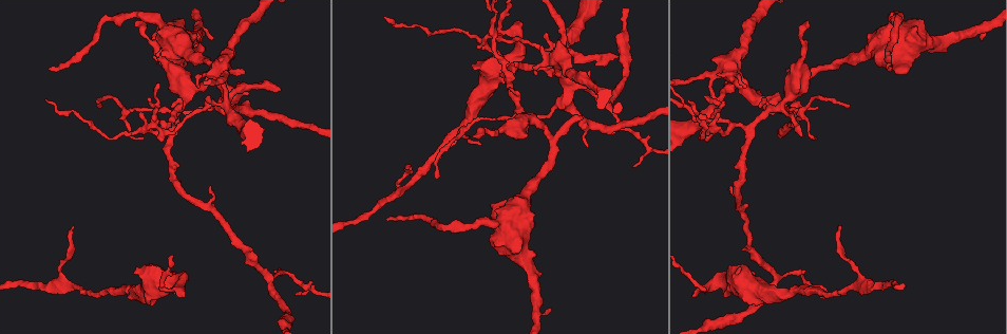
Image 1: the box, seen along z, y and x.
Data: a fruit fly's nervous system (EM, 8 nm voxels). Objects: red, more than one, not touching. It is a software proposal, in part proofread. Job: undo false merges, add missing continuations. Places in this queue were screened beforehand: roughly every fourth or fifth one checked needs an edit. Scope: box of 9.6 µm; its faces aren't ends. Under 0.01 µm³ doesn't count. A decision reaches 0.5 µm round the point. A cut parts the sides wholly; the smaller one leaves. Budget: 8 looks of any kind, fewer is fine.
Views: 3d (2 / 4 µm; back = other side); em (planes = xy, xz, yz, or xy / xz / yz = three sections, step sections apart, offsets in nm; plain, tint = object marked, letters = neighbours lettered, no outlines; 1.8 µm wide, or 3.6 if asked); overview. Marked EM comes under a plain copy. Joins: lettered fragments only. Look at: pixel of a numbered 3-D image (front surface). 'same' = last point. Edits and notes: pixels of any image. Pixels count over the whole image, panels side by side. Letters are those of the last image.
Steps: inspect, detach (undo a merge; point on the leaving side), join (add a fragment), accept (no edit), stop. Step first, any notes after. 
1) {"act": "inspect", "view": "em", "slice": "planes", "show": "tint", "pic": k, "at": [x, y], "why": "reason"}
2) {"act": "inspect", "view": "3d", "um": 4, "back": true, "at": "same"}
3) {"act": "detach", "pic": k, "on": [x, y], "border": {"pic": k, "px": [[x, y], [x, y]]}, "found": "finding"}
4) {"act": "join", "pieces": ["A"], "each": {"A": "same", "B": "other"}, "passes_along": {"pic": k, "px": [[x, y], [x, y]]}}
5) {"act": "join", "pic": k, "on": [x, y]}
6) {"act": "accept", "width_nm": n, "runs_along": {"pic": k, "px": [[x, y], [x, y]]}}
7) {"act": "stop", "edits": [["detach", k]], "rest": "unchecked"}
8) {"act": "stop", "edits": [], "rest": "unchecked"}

{"act": "inspect", "view": "em", "slice": "planes", "show": "letters", "pic": 1, "at": [183, 294], "why": "free end"}

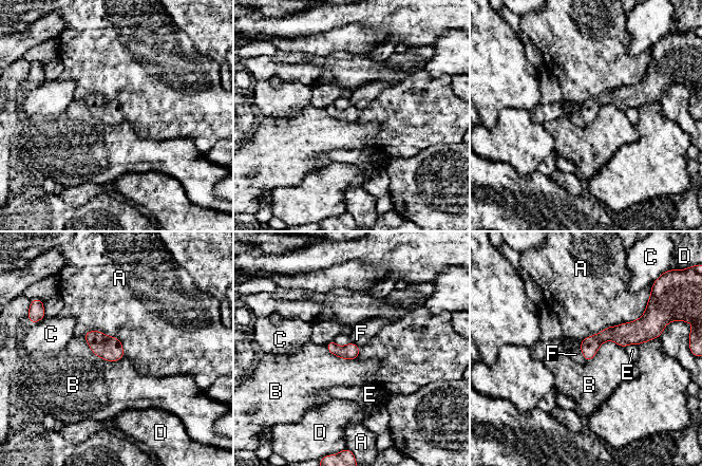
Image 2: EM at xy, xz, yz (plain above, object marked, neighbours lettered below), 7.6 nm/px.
{"act": "join", "pieces": ["F"], "each": {"A": "other", "B": "other", "C": "other", "D": "other", "E": "other", "F": "same"}, "passes_along": {"pic": 2, "px": [[589, 347], [581, 350], [575, 354]]}, "found": "the neuron continues"}

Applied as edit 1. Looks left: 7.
{"act": "inspect", "view": "overview", "why": "redraw"}

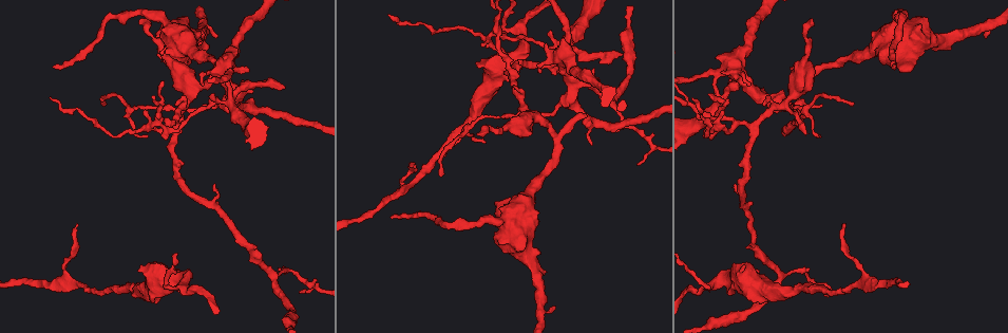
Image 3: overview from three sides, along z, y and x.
{"act": "inspect", "view": "em", "slice": "xy", "step": 8, "show": "letters", "pic": 3, "at": [733, 69], "why": "a narrow waist"}

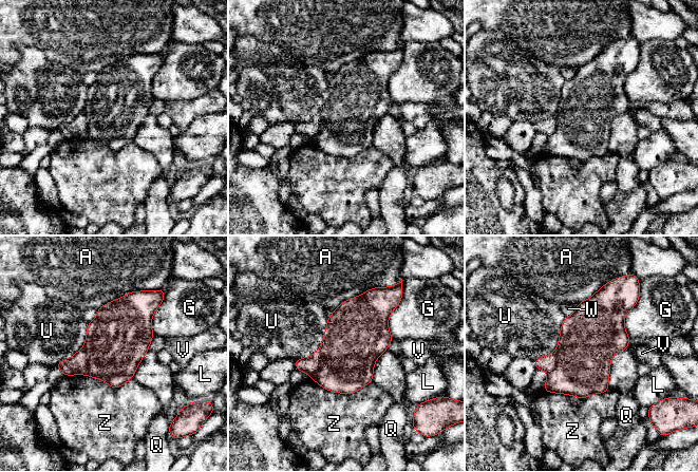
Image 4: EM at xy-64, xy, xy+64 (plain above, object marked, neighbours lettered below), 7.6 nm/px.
{"act": "detach", "pic": 4, "on": [310, 365], "width_nm": 460, "each": {"A": "other", "G": "other", "L": "other", "Q": "other", "U": "other", "V": "other", "W": "other", "Z": "other"}, "border": {"pic": 4, "px": [[320, 351], [320, 367], [312, 377]]}, "found": "two neurons meet here"}

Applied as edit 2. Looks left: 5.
{"act": "inspect", "view": "3d", "um": 2, "pic": 3, "at": [493, 19], "why": "tapers out"}

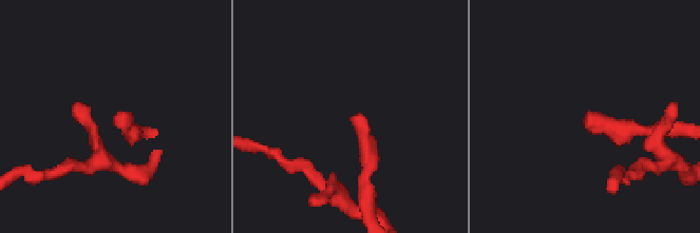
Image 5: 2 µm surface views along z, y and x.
{"act": "inspect", "view": "em", "slice": "planes", "show": "tint", "pic": 5, "at": [584, 118]}

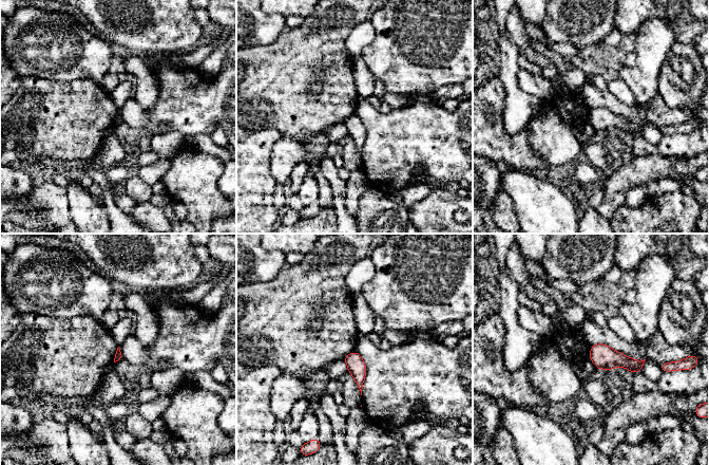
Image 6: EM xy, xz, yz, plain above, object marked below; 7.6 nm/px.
{"act": "inspect", "view": "em", "slice": "planes", "show": "letters", "at": "same", "why": "what lies round it"}

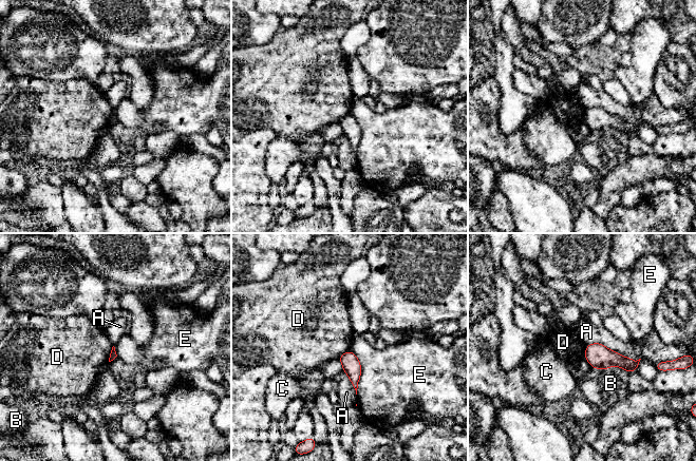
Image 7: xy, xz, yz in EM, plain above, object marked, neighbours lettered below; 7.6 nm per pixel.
{"act": "accept", "longest_contact_nm": ["A", 420], "each": {"A": "other", "B": "other", "C": "other", "D": "other", "E": "other"}, "border": {"pic": 7, "px": [[113, 345], [108, 361]]}, "found": "none of them fits"}

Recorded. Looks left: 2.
{"act": "stop", "edits": [["join", 2], ["detach", 4]], "rest": "unchecked"}

